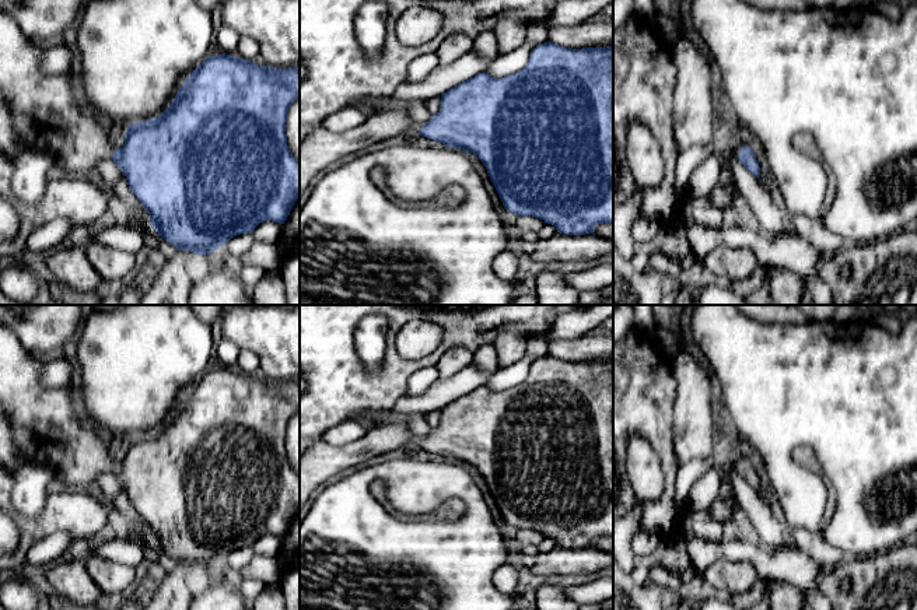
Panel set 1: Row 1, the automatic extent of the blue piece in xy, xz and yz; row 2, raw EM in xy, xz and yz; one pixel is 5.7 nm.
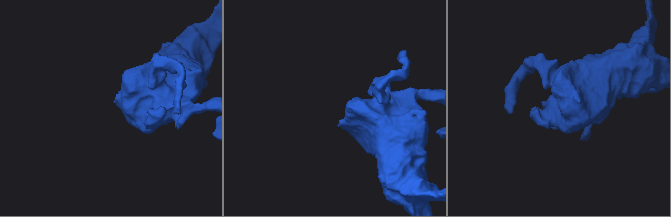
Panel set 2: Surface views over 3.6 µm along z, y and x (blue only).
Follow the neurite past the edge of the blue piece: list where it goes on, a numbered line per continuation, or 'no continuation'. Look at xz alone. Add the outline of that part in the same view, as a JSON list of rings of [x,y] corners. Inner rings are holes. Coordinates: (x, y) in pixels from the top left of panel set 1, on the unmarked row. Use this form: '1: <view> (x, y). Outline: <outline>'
1: xz (321, 460). Outline: [[[368,425],[364,437],[344,444],[330,445],[318,441],[300,458],[300,509],[316,487],[342,470],[398,448],[419,448],[423,437],[413,434],[407,425]]]

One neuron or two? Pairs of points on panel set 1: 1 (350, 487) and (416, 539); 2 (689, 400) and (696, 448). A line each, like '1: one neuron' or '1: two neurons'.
1: one neuron
2: one neuron

